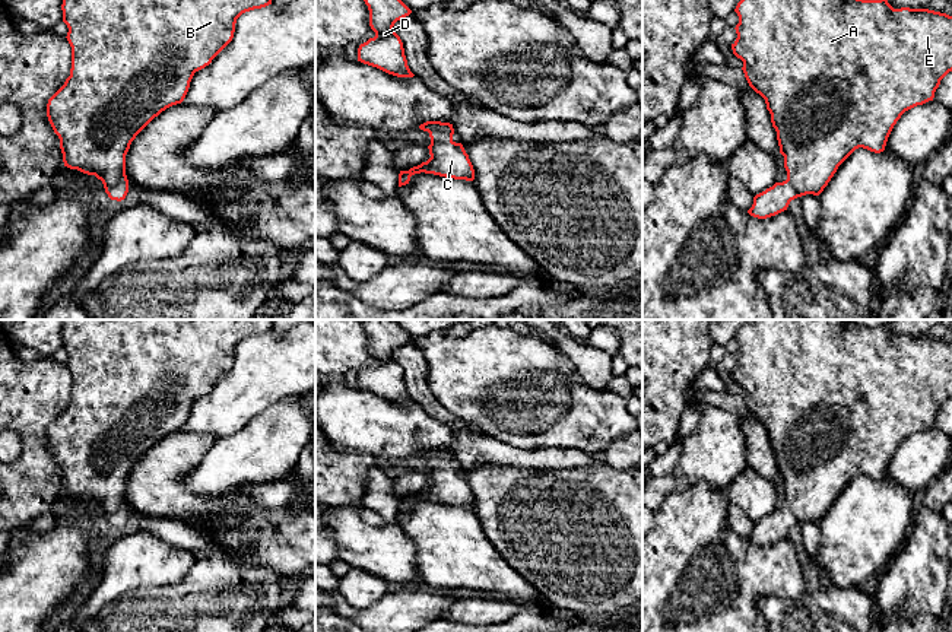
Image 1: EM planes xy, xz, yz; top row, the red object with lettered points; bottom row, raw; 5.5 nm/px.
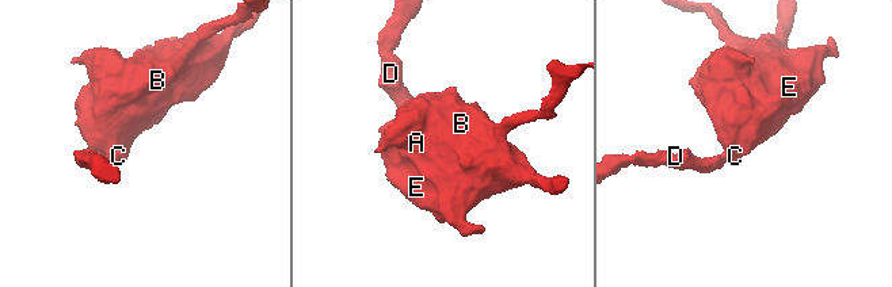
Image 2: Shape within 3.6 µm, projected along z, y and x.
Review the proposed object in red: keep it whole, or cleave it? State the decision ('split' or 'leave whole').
leave whole

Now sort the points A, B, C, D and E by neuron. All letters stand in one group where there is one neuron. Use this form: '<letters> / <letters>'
A B C D E

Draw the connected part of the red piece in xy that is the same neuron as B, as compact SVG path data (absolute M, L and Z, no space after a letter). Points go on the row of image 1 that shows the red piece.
M63 0L63 22L67 25L67 41L72 47L72 69L64 85L48 99L47 117L60 139L64 166L95 175L102 181L111 200L121 201L128 193L126 175L126 155L136 136L162 111L181 104L188 92L196 72L204 69L232 41L237 19L250 10L272 4L272 0Z

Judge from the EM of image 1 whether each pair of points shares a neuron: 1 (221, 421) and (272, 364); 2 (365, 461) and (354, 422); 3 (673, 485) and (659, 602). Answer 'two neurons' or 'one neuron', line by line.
1: one neuron
2: two neurons
3: two neurons

